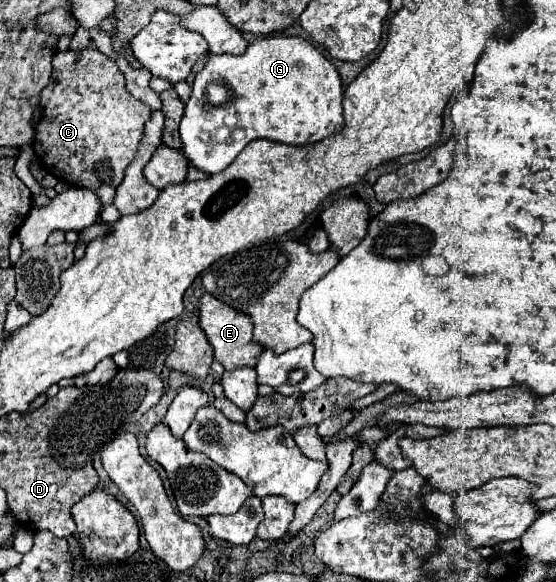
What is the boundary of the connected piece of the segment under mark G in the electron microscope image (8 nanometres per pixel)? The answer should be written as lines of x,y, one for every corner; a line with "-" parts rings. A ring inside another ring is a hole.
263,37
247,45
241,55
217,55
211,57
203,71
195,77
191,99
185,105
185,113
181,119
181,141
183,153
187,159
201,171
215,175
223,171
233,159
245,149
247,143
255,139
269,139
287,145
309,145
317,143
343,127
343,83
335,65
307,39
301,37
-
209,83
225,83
231,91
225,105
213,105
207,101
205,87

